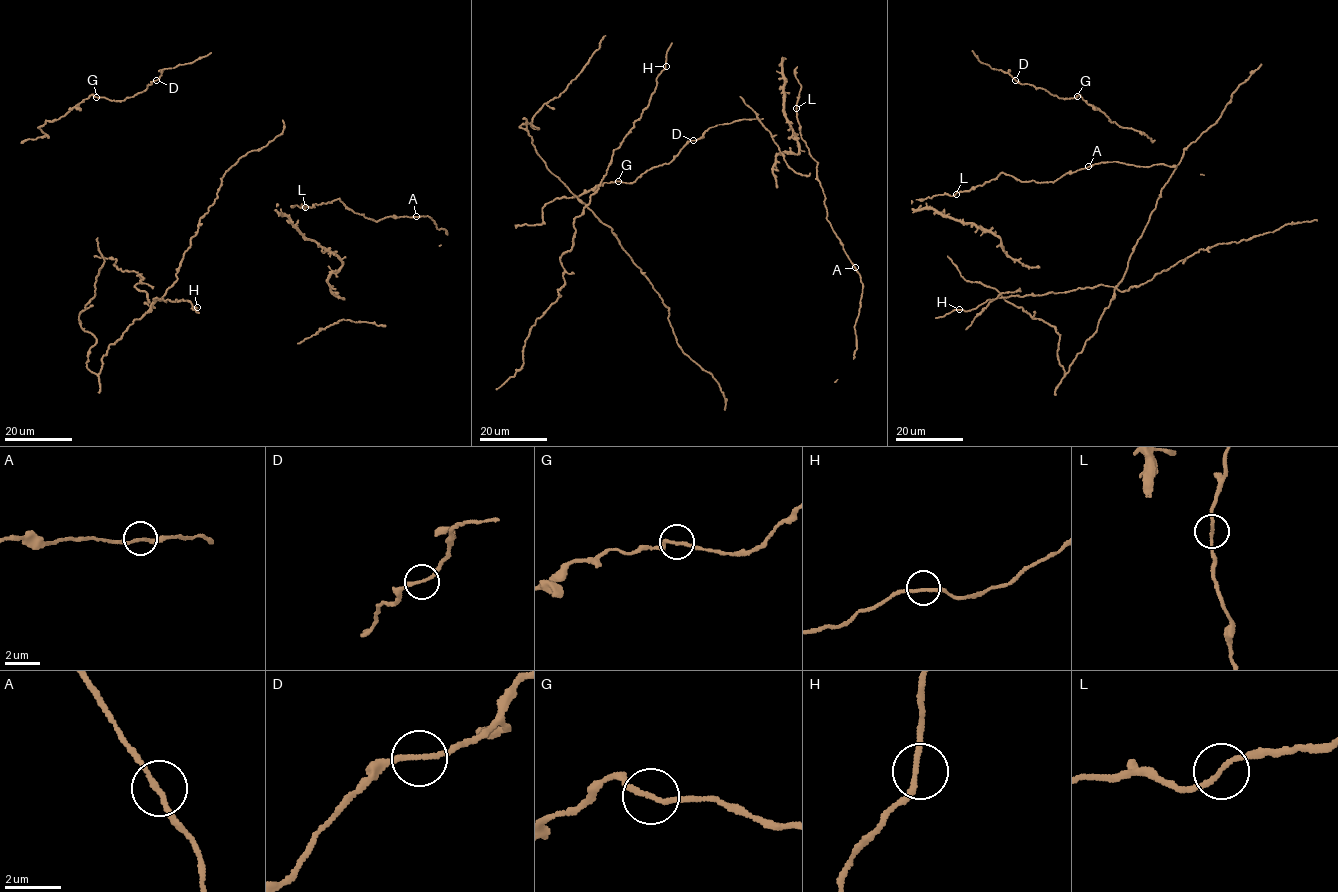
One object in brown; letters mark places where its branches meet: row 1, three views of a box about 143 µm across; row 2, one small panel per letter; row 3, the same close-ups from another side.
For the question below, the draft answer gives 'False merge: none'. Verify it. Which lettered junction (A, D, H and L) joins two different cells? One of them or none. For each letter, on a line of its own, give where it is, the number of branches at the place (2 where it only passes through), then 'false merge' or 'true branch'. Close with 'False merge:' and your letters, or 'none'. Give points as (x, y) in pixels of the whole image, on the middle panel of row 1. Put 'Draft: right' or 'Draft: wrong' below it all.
A: at (855, 267); 2 branches meet; true branch
D: at (693, 140); 2 branches meet; true branch
H: at (666, 66); 2 branches meet; true branch
L: at (796, 108); 2 branches meet; true branch
False merge: none
Draft: right

